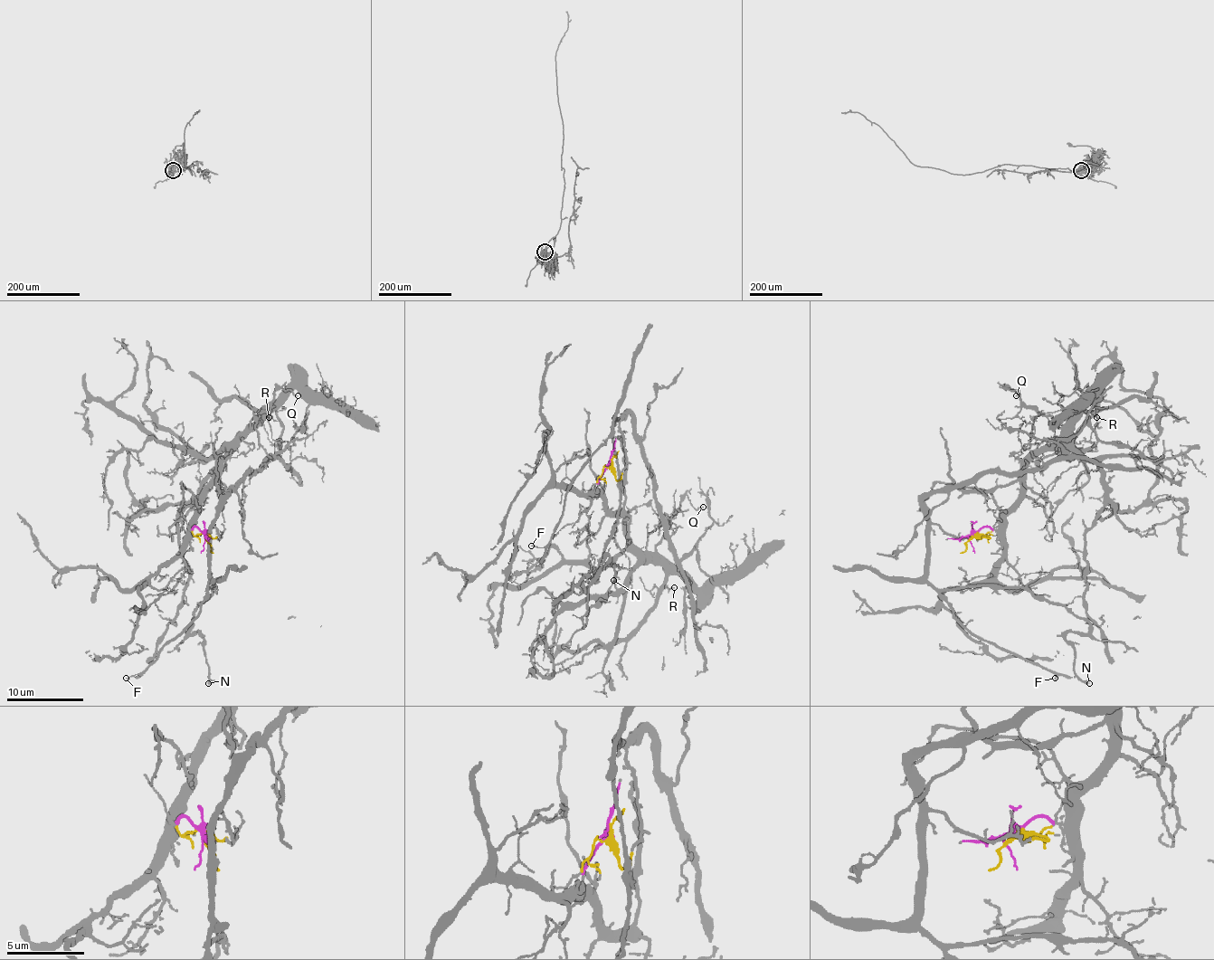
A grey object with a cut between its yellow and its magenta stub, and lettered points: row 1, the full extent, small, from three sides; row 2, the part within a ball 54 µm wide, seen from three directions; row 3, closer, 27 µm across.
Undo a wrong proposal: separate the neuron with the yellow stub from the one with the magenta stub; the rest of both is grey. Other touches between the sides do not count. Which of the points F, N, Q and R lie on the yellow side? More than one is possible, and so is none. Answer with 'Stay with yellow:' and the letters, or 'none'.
Stay with yellow: F, N

